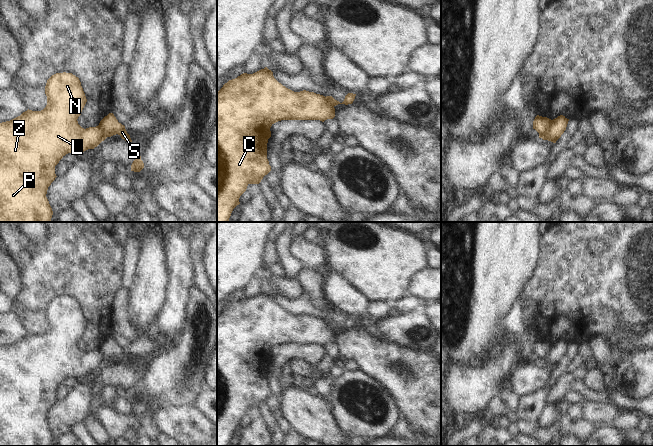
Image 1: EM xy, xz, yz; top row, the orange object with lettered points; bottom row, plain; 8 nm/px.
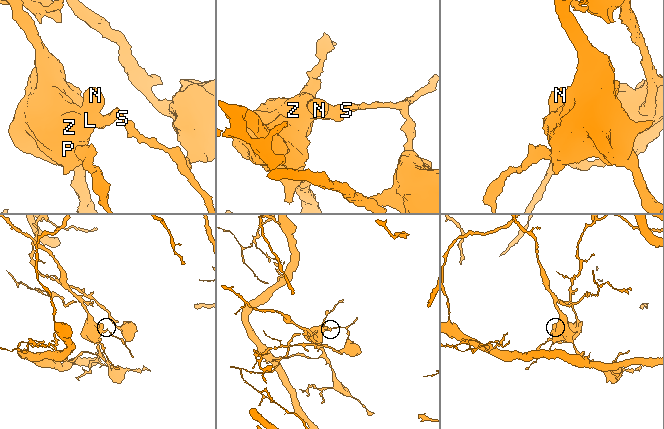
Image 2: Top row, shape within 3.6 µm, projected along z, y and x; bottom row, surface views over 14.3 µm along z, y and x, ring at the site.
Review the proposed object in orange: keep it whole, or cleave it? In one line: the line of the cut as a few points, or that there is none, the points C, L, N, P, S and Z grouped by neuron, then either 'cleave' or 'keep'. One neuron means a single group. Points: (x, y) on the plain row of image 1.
cut in yz along (552, 344), (549, 353), (542, 362); C L N P Z / S; cleave

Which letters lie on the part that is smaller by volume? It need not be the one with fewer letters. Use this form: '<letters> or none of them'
S

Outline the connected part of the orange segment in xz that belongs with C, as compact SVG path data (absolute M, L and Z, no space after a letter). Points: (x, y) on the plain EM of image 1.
M267 291L253 298L243 297L229 304L217 316L217 446L229 446L233 433L240 428L239 422L249 408L259 408L271 395L267 383L267 367L271 350L281 344L320 344L335 341L334 329L326 321L306 314L294 316L273 300Z

